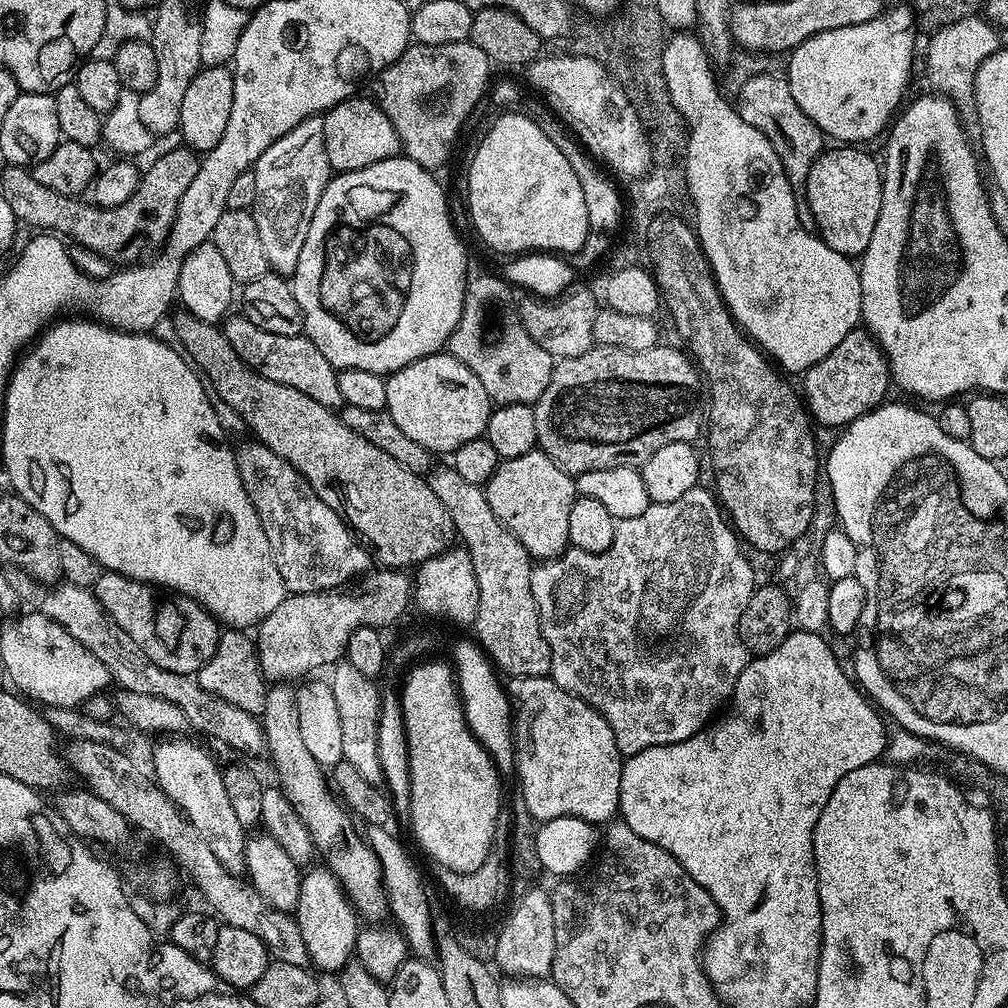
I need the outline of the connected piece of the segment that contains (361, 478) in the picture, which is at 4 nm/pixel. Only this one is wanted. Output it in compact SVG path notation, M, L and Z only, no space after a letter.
M188 311L179 312L176 316L176 332L180 338L179 347L186 353L187 359L203 373L218 397L241 416L247 431L256 432L255 439L259 443L268 445L270 450L274 450L274 454L290 461L306 478L314 494L322 498L322 502L339 509L340 496L344 499L342 515L353 533L374 553L377 565L393 570L408 570L425 564L430 558L453 547L457 539L454 522L446 506L442 506L438 494L434 494L421 473L406 470L402 462L390 458L390 454L385 454L383 450L378 450L374 442L366 442L362 434L354 434L354 430L340 421L333 409L314 402L314 398L302 394L302 390L294 390L294 386L282 386L282 382L270 382L270 378L262 378L262 374L242 362L238 350L230 346L230 338L226 338L223 327L203 321Z

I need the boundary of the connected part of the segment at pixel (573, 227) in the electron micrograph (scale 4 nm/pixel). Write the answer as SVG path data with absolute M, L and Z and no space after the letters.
M505 111L492 124L492 129L480 140L480 145L476 148L476 153L472 156L472 165L468 168L468 212L472 215L472 224L476 227L476 232L493 248L496 252L512 252L510 254L524 254L529 250L535 250L537 253L551 254L571 254L576 252L584 245L588 233L588 219L586 218L586 202L582 199L582 186L578 183L578 178L574 170L570 167L570 162L566 162L566 151L563 147L550 142L546 134L538 127L530 117L522 112Z

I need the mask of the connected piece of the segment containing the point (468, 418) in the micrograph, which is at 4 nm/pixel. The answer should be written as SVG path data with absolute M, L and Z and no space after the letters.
M451 354L415 360L386 379L386 410L390 418L406 438L414 438L418 446L433 454L451 454L458 446L481 439L493 407L482 382L474 378L474 370Z

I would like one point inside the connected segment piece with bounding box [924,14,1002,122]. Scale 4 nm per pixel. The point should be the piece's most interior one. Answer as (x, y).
(956, 51)

